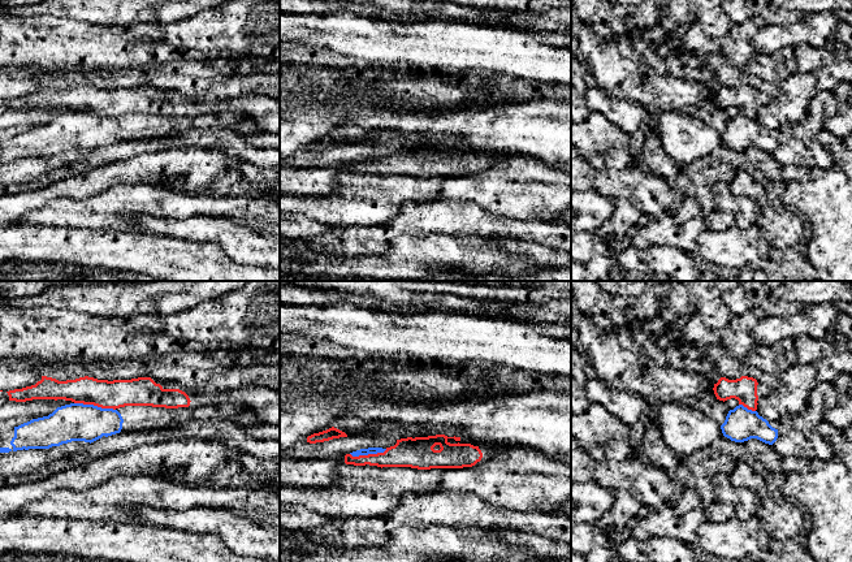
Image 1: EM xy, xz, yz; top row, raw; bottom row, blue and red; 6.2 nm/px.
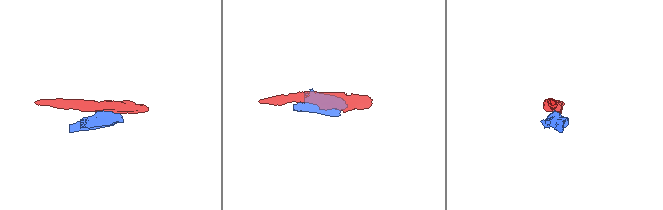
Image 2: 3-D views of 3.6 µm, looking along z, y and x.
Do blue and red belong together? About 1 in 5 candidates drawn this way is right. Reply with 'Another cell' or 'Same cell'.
Another cell

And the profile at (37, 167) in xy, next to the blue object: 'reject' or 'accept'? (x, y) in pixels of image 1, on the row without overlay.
reject

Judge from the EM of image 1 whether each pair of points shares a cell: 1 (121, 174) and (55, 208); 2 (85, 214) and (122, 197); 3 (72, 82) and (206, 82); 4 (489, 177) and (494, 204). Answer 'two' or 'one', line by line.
1: two
2: one
3: one
4: one

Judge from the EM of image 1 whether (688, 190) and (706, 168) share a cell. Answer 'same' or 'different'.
same

